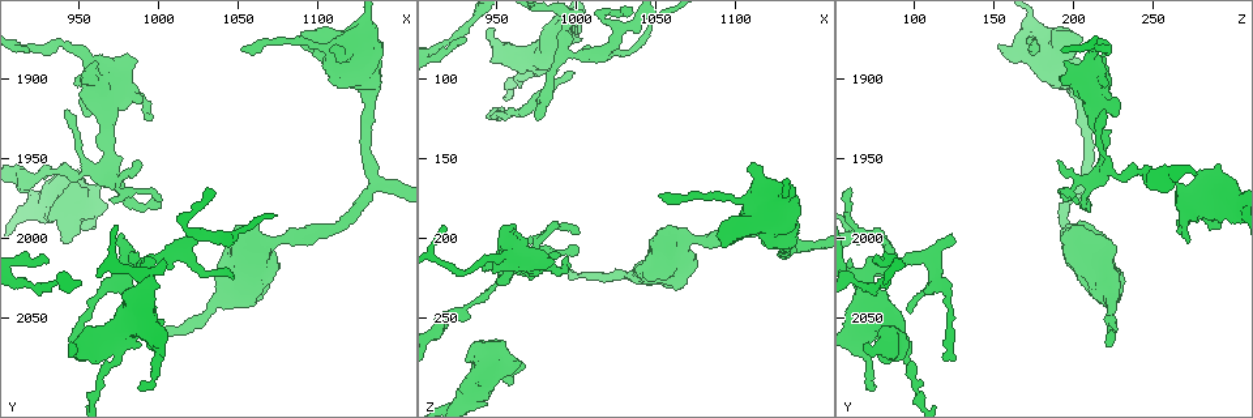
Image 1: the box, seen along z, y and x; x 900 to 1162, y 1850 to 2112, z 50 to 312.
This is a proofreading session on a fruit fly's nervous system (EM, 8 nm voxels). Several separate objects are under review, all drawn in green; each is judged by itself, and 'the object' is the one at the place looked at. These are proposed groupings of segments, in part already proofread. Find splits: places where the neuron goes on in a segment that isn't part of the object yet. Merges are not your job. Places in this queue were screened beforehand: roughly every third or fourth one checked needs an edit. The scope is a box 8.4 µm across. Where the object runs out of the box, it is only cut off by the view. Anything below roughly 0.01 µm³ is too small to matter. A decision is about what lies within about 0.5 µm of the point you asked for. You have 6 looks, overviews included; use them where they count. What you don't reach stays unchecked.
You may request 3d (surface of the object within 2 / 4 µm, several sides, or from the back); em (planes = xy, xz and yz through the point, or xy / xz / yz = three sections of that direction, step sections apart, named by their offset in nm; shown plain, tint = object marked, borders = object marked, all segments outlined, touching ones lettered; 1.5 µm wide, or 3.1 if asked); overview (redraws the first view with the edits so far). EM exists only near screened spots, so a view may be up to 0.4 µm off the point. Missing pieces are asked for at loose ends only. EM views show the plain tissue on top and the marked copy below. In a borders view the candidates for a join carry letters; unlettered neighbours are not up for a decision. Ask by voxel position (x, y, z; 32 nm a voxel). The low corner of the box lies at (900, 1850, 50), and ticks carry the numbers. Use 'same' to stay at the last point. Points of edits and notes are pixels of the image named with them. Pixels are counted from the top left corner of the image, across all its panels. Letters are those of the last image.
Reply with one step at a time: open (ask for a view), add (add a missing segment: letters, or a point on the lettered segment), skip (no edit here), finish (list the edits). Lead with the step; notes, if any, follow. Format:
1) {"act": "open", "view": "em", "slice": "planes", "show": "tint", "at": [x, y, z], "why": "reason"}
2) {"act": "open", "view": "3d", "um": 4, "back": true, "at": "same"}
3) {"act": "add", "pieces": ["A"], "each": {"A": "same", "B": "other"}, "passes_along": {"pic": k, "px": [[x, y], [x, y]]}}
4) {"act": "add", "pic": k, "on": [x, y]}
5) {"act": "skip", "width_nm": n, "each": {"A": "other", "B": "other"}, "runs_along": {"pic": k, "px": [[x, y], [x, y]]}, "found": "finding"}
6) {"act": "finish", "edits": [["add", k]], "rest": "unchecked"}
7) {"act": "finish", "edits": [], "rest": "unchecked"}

{"act": "open", "view": "3d", "um": 4, "at": [974, 1998, 124], "why": "branch stops here"}

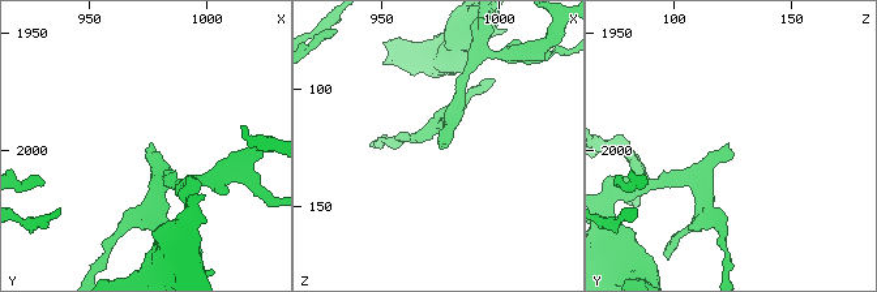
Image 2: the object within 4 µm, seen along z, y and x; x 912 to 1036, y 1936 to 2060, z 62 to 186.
{"act": "open", "view": "em", "slice": "xy", "step": 8, "show": "tint", "at": [973, 1999, 122], "why": "shape alone is not enough"}

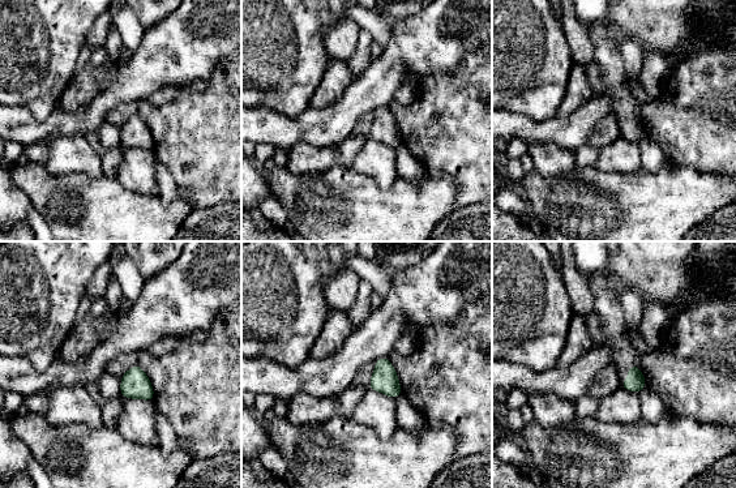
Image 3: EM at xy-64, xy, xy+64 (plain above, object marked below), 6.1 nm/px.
{"act": "open", "view": "em", "slice": "planes", "show": "borders", "at": "same"}

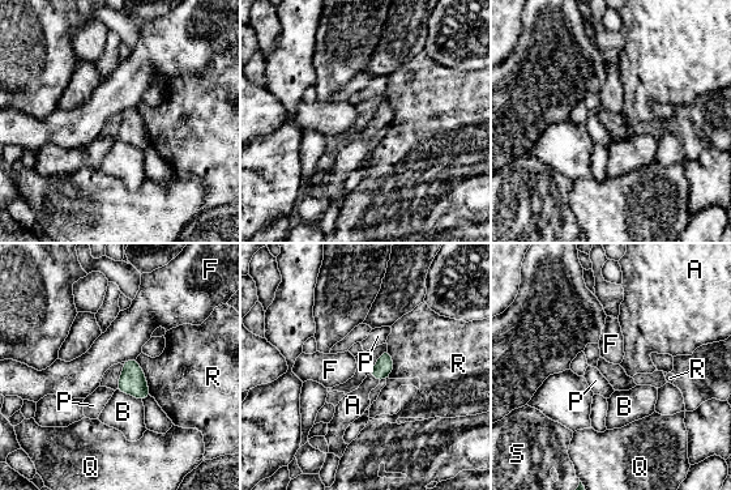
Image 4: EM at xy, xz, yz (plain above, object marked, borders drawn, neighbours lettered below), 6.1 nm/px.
{"act": "add", "pieces": ["A"], "longest_contact_nm": ["R", 240], "each": {"A": "same", "B": "other", "F": "other", "P": "other", "Q": "other", "R": "other", "S": "other"}, "passes_along": {"pic": 4, "px": [[384, 366], [373, 375], [353, 405]]}, "found": "it goes on there"}

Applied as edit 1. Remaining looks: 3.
{"act": "open", "view": "em", "slice": "xy", "step": 8, "show": "tint", "at": [988, 1952, 190], "why": "tapers out"}

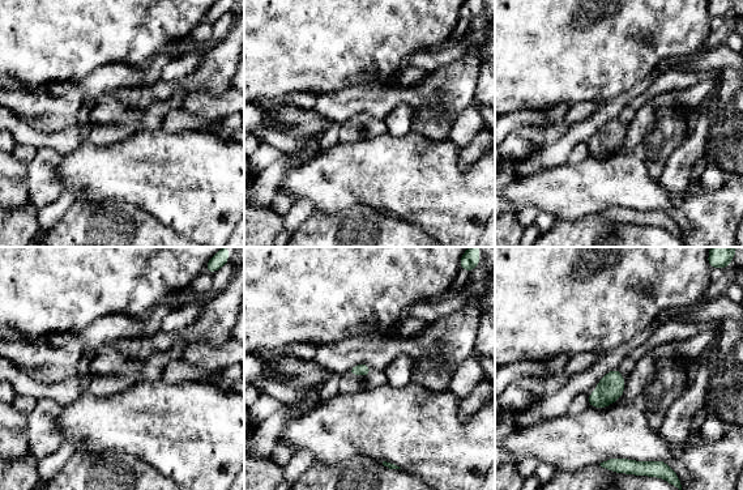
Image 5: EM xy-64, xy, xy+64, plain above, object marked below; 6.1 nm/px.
{"act": "open", "view": "em", "slice": "planes", "show": "borders", "at": "same"}

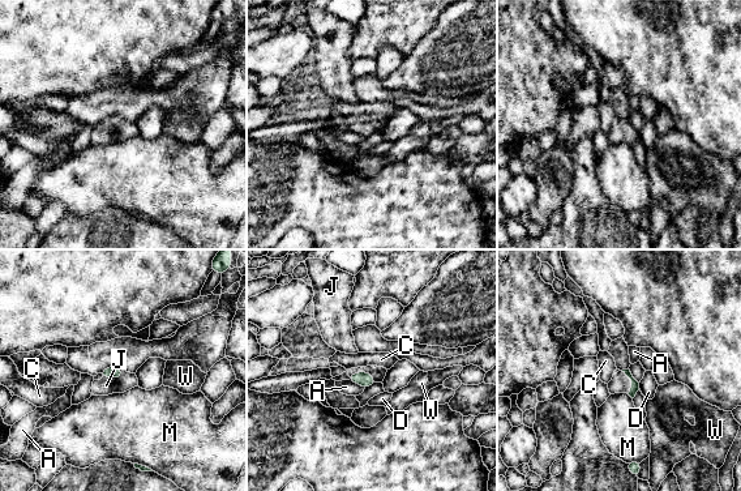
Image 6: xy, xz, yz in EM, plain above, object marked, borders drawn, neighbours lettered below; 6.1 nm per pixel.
{"act": "add", "pieces": ["J"], "each": {"A": "other", "C": "other", "D": "other", "J": "same", "M": "other", "W": "other"}, "passes_along": {"pic": 6, "px": [[112, 371], [114, 378], [106, 385]]}, "found": "it goes on there"}

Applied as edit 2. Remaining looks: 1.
{"act": "finish", "edits": [["add", 4], ["add", 6]], "rest": "unchecked"}

